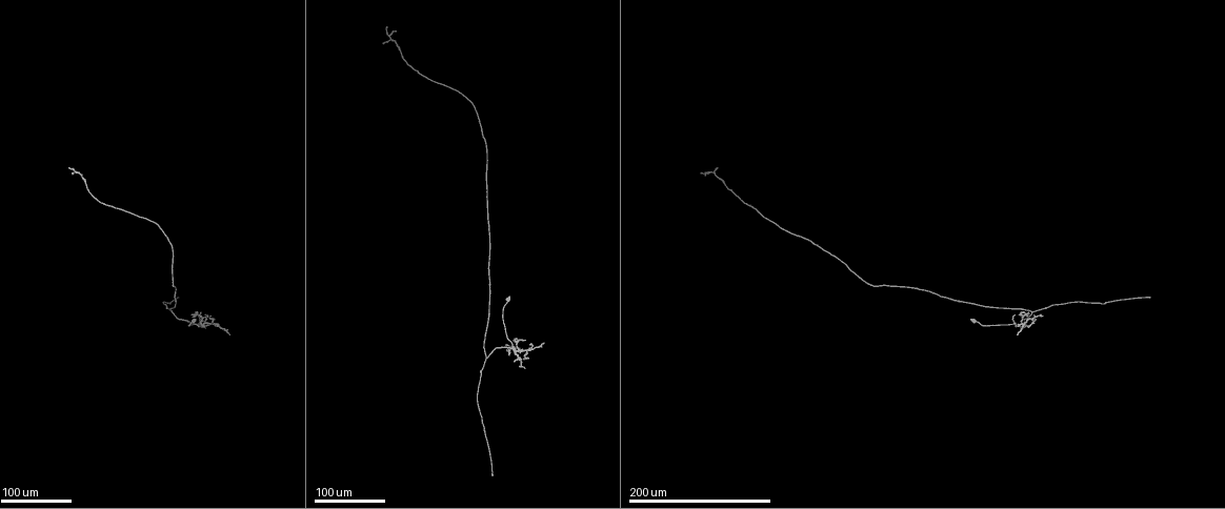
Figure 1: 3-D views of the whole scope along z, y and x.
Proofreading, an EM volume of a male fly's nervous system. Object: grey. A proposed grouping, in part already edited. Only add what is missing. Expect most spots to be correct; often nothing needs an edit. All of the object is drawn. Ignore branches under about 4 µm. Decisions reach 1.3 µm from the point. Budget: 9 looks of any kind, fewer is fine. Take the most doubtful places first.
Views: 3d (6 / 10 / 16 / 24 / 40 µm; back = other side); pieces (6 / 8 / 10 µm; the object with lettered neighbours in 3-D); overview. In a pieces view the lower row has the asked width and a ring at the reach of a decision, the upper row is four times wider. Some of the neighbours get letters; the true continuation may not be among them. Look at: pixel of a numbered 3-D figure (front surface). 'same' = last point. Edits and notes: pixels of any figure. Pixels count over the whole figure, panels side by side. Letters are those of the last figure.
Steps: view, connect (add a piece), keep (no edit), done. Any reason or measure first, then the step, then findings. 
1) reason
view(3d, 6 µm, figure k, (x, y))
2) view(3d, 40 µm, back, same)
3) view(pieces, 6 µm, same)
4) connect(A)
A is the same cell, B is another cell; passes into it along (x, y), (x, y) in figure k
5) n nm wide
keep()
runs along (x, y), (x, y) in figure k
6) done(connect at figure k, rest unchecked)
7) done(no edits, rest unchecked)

tapers out
view(3d, 24 µm, figure 1, (524, 358))

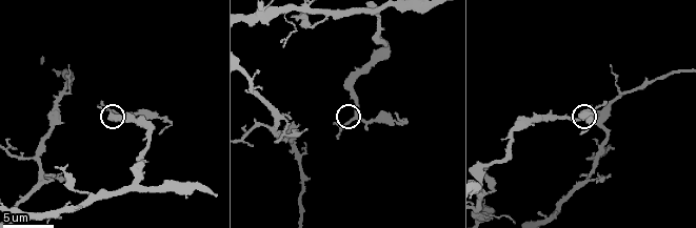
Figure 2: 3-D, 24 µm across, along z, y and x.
view(pieces, 10 µm, figure 2, (103, 101))

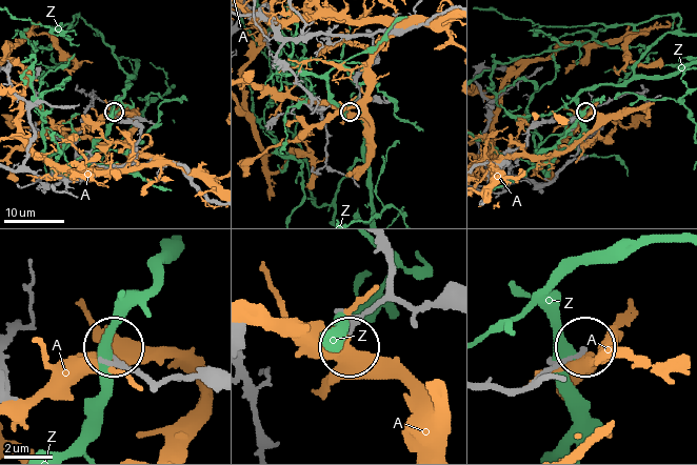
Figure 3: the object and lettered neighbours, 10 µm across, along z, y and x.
keep()
A and Z are other cells; runs along (489, 388), (531, 386), (583, 347) in figure 3; no lettered piece goes on from it

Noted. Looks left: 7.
free end
view(3d, 24 µm, figure 1, (518, 347))

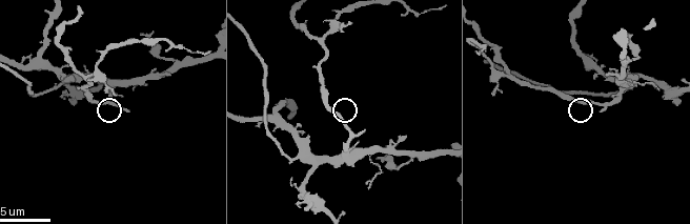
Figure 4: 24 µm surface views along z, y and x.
what lies round it
view(pieces, 6 µm, figure 4, (601, 112))

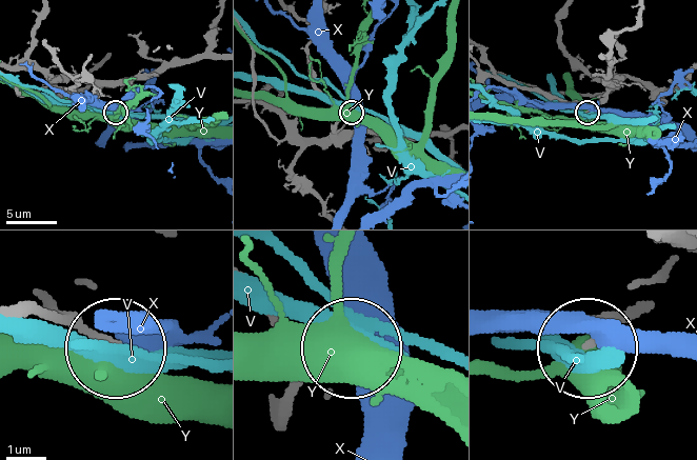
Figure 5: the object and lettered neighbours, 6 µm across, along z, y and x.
keep()
V, X and Y are other cells; runs along (53, 304), (110, 341) in figure 5; none of them fits

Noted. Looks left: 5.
free end
view(3d, 40 µm, figure 1, (1029, 311))

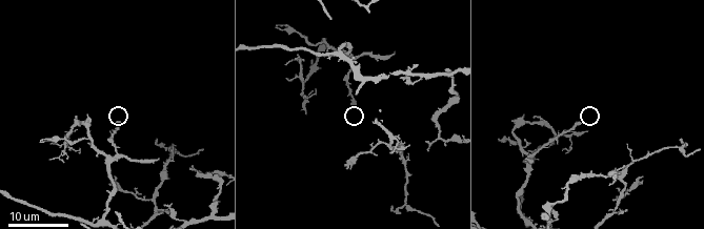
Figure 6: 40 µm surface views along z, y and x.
see the neighbours
view(pieces, 8 µm, figure 6, (581, 121))

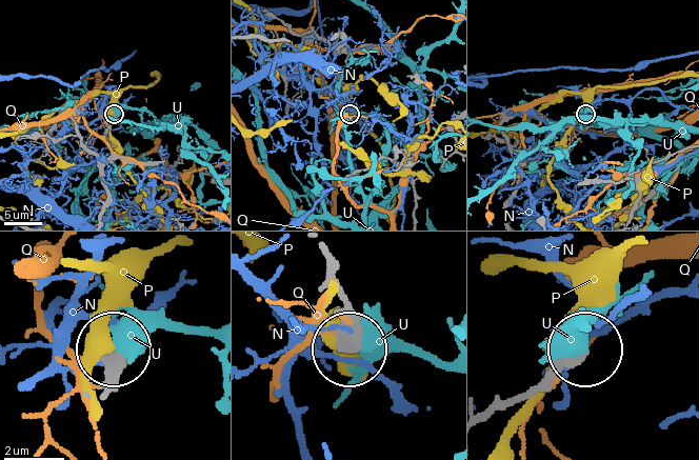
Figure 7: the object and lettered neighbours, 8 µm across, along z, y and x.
keep()
N, P, Q and U are other cells; no lettered piece goes on from it

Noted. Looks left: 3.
branch stops here
view(3d, 24 µm, figure 6, (202, 150))

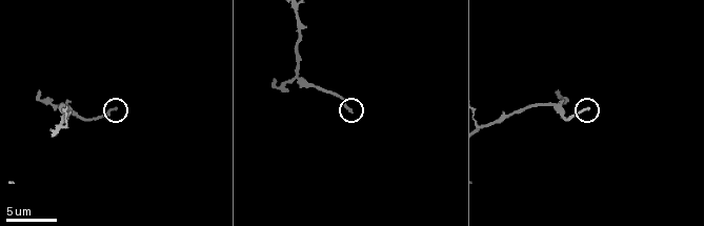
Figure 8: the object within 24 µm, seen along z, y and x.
view(pieces, 10 µm, figure 8, (586, 108))

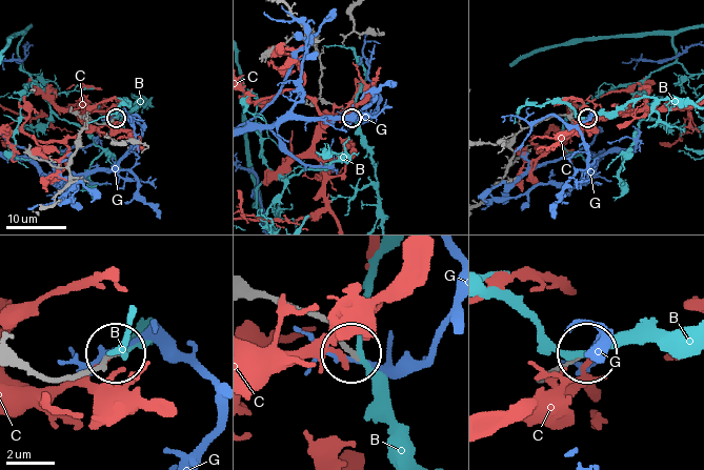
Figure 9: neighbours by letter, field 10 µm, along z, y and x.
keep()
B, C and G are other cells; runs along (256, 290), (317, 312), (350, 350) in figure 9; no lettered piece goes on from it

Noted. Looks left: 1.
done(no edits, rest unchecked)

